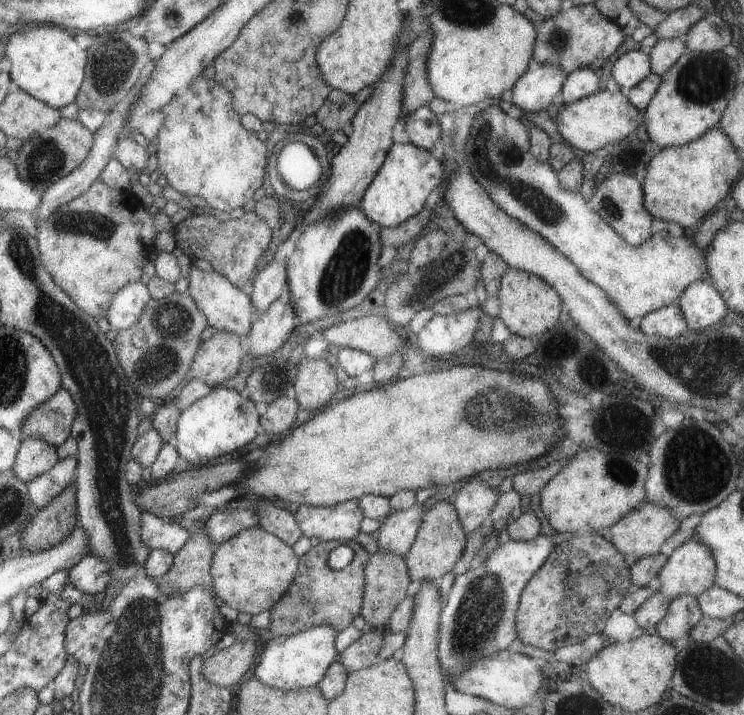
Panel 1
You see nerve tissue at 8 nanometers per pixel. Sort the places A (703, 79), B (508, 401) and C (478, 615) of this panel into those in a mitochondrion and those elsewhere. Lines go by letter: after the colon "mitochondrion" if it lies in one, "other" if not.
A: mitochondrion
B: mitochondrion
C: mitochondrion

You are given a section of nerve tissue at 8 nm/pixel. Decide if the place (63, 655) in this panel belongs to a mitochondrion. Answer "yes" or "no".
no

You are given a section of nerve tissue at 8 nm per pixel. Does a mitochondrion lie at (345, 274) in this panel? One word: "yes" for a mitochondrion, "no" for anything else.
yes

